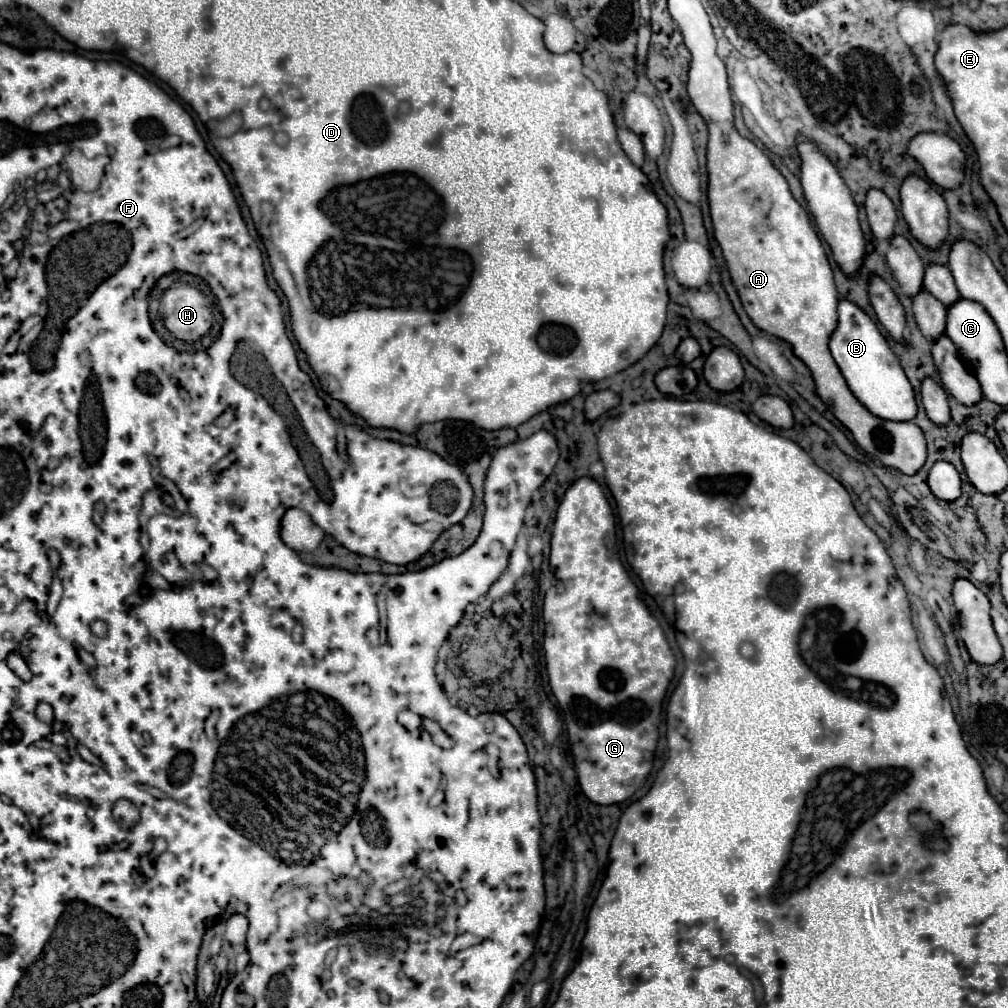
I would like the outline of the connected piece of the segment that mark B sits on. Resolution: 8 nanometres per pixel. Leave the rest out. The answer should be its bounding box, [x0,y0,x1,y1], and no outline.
[830,300,916,420]

